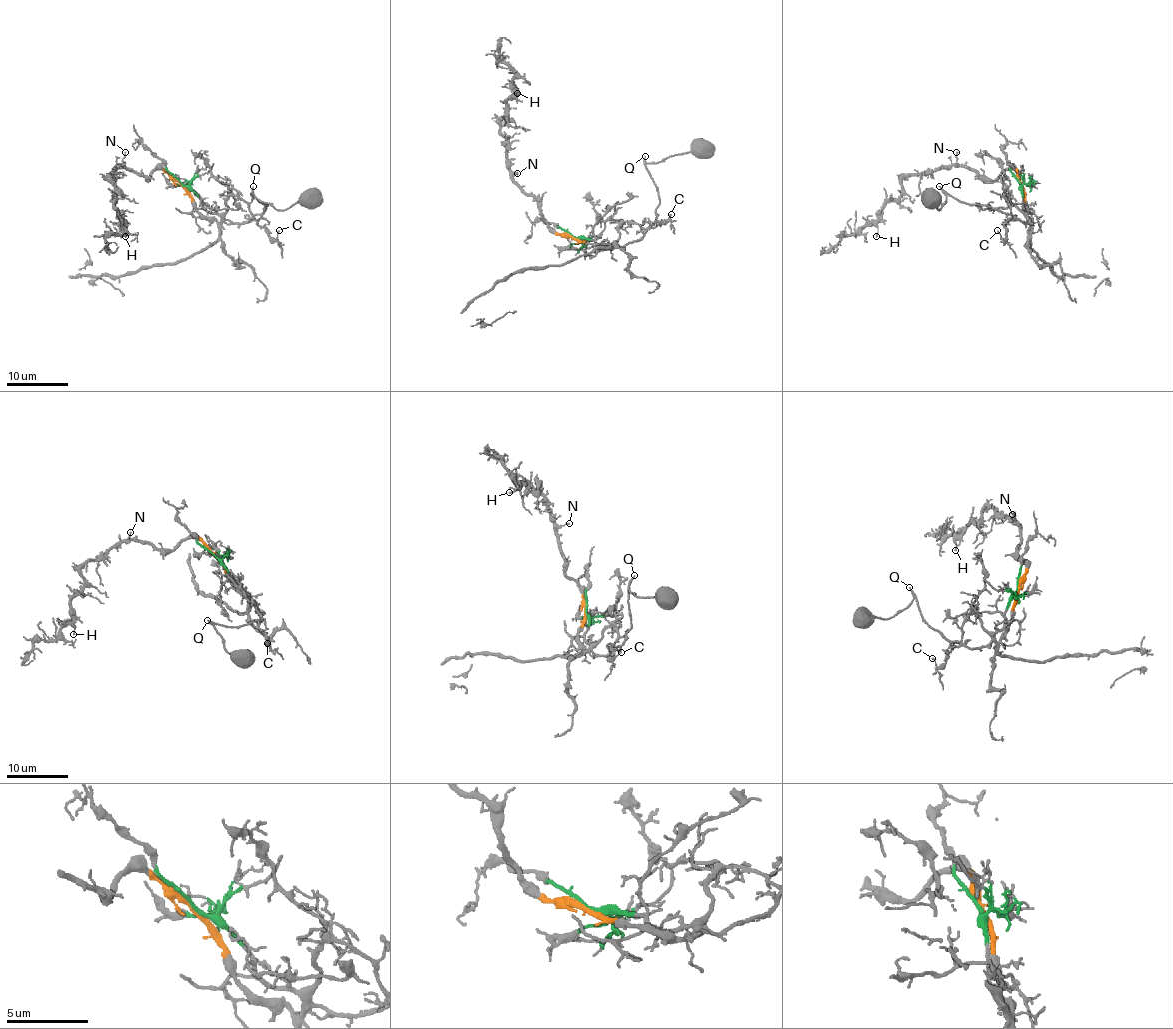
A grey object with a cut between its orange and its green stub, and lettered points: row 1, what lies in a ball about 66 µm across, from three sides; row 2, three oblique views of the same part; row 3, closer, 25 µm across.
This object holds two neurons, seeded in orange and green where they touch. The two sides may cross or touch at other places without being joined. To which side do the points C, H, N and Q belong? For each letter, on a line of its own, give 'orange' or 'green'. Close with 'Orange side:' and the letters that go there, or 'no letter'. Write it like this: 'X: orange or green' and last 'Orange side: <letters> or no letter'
C: green
H: orange
N: orange
Q: green
Orange side: H, N

